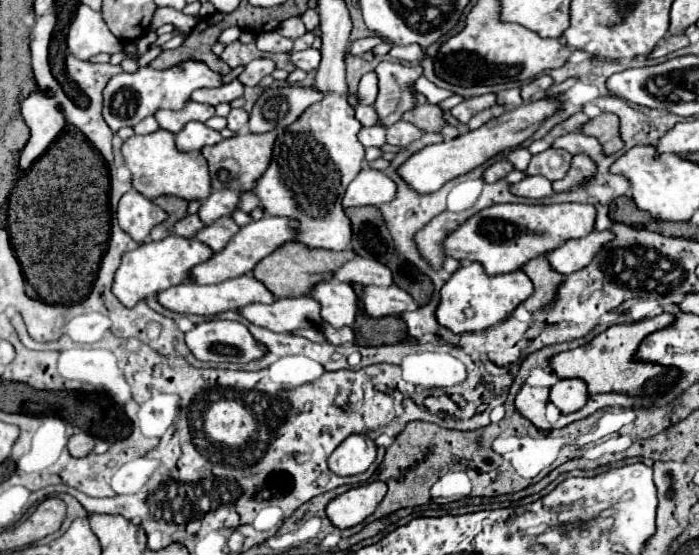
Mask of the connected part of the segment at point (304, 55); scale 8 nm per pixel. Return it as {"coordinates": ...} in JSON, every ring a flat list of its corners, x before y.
{"coordinates":[[305,49,305,51,291,51,291,61,295,67,303,69,303,71,313,71,319,67,319,59,321,53,317,49]]}

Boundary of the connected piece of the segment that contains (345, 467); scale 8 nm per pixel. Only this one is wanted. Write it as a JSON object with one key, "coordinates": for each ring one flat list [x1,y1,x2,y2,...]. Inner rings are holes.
{"coordinates":[[349,435,331,455,329,469,335,475,359,475,375,461,375,443,367,435]]}

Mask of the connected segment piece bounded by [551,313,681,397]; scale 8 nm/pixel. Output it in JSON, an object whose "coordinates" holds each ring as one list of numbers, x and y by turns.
{"coordinates":[[663,313,653,319,645,319,639,323,623,323,613,325,605,333,597,335,591,343,563,351,551,359,551,369,559,379,583,379,587,383,587,391,593,393,623,393,629,397,651,397,651,395,665,395,681,377,681,371,677,367,665,367,659,363,639,361,635,359,635,353,639,349,639,343,669,325,675,323,675,315]]}

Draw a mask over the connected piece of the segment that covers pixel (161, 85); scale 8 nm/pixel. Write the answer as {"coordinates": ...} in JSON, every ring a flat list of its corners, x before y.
{"coordinates":[[195,59,181,61,163,71,151,67,139,67,135,73,119,73,111,77,111,81,103,91,103,101,105,101,103,117,113,131,119,131,121,127,135,127,139,121,153,115,157,109,181,111,191,99,191,93,195,89,221,87,221,85,223,85,223,75,209,69,203,61,195,61]]}

